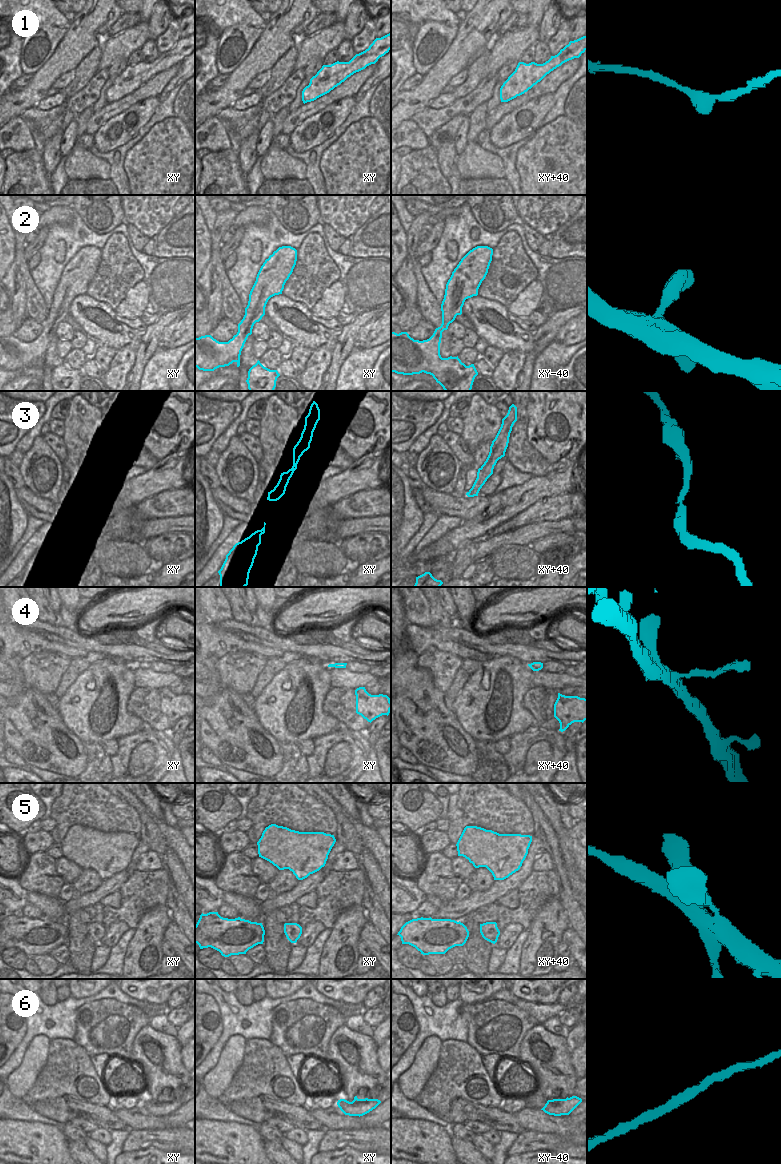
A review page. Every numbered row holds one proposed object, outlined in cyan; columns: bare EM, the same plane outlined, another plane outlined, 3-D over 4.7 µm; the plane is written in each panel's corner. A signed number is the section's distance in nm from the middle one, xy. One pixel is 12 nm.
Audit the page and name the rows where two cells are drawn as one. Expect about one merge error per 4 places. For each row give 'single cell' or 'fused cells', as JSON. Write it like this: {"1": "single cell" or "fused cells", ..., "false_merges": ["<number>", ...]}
{"1": "single cell", "2": "single cell", "3": "single cell", "4": "single cell", "5": "single cell", "6": "single cell", "false_merges": []}

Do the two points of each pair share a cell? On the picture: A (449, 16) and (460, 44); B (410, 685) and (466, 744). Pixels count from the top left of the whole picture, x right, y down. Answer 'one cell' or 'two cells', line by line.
A: two cells
B: one cell

